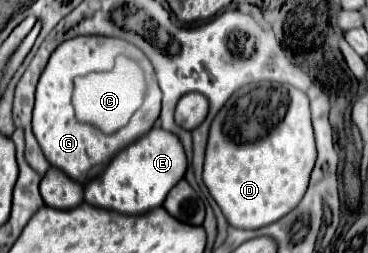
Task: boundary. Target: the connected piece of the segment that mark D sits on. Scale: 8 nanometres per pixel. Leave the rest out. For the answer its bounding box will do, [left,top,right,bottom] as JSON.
[204,82,316,228]

